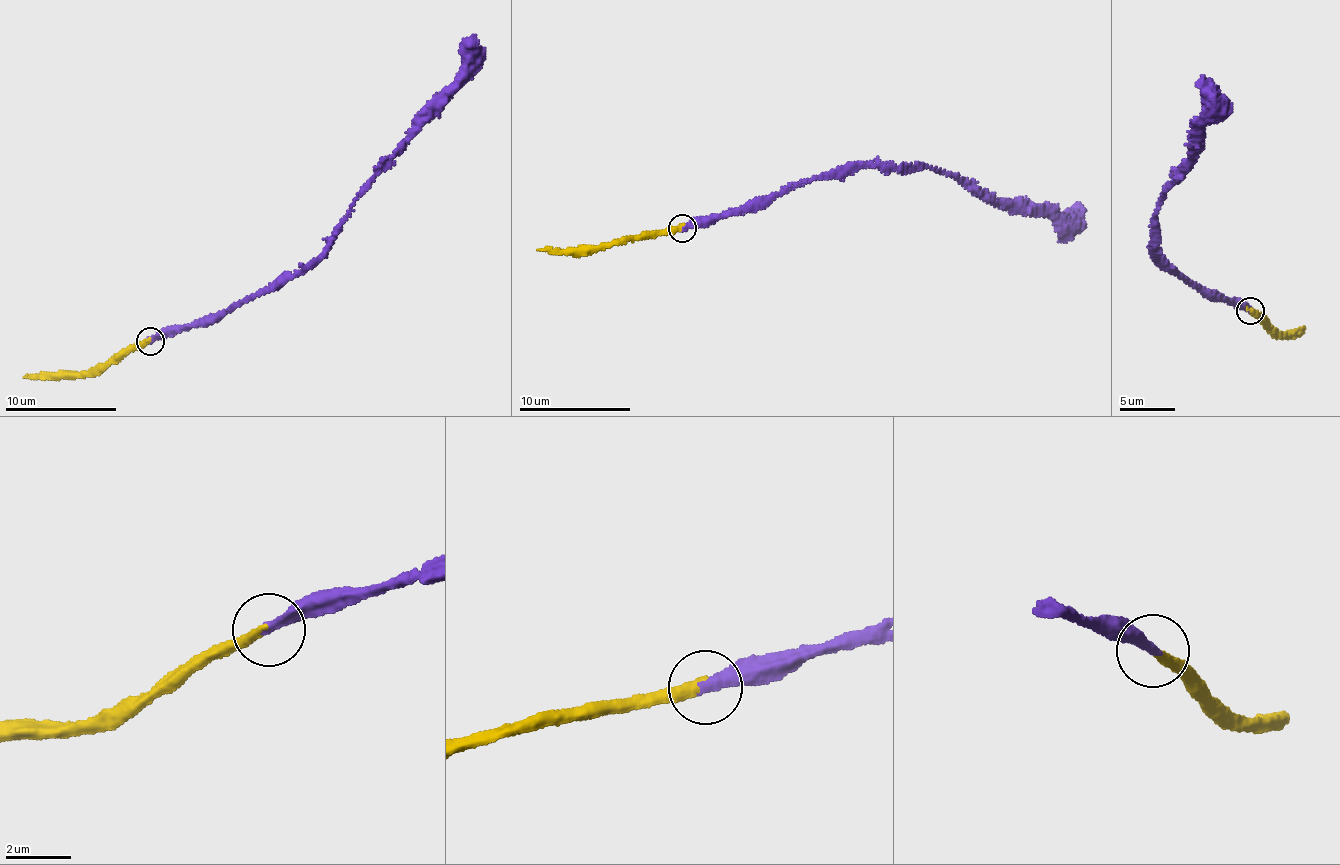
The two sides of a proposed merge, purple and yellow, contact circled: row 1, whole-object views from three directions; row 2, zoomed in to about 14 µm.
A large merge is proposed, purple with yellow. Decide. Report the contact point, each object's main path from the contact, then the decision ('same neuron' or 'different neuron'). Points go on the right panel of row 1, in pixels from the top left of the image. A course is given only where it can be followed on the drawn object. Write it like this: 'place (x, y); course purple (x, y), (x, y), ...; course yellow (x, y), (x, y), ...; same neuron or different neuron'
place (1250, 310); course purple (1249, 310), (1178, 277), (1151, 245), (1152, 218), (1165, 189), (1192, 158), (1190, 131), (1204, 113), (1203, 76); course yellow (1250, 309), (1281, 334), (1305, 329); same neuron

